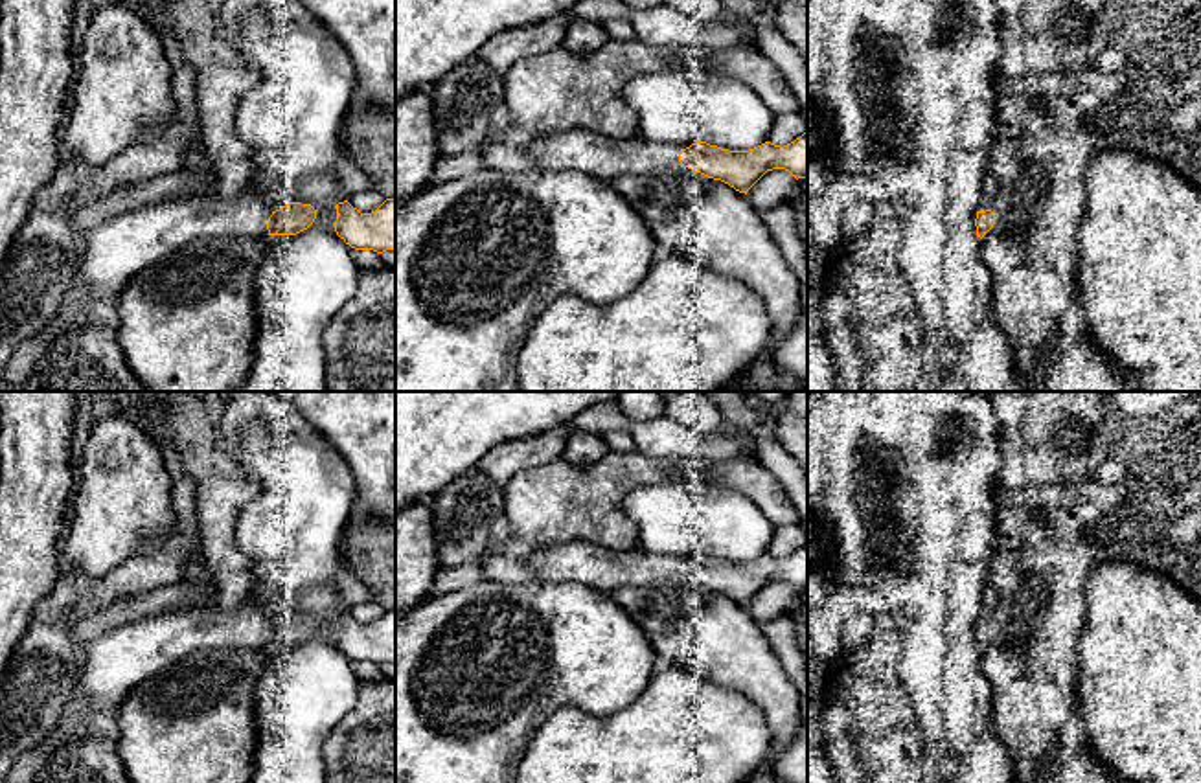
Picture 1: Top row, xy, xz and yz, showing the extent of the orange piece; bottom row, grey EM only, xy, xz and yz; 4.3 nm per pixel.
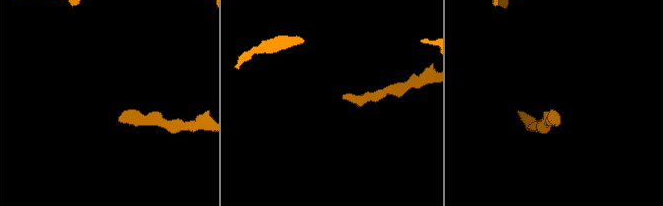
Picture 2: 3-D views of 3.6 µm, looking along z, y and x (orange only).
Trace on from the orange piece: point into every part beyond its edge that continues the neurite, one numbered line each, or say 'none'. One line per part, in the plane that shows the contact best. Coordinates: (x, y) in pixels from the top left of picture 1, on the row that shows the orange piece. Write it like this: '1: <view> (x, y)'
1: xy (111, 254)

